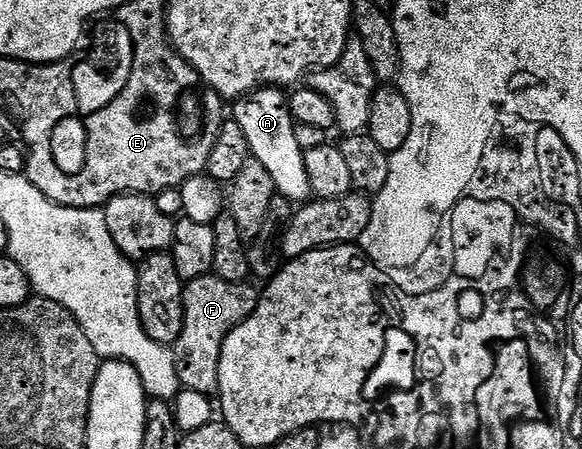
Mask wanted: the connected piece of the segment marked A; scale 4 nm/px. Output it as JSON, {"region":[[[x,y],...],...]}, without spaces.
{"region":[[[259,87],[250,91],[233,103],[232,120],[244,131],[248,139],[250,157],[260,160],[272,176],[272,184],[279,195],[291,198],[294,204],[305,204],[311,201],[308,171],[304,168],[304,156],[295,136],[295,121],[291,116],[289,97],[279,87]]]}

